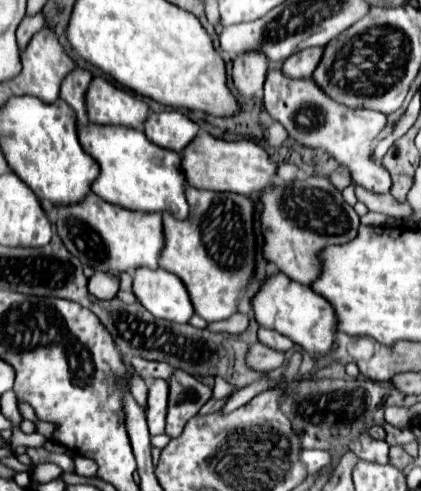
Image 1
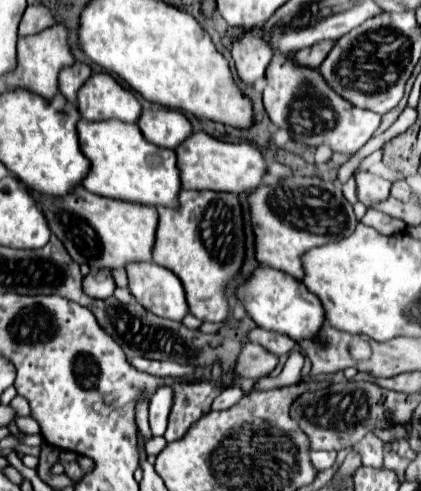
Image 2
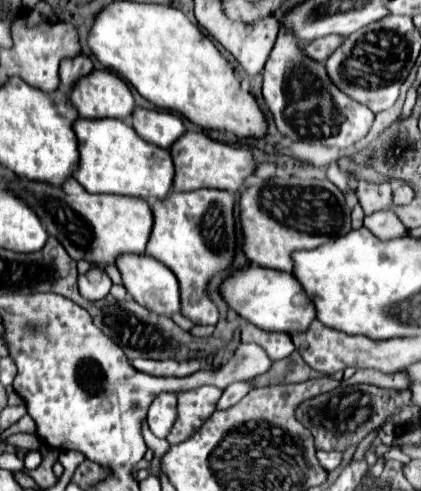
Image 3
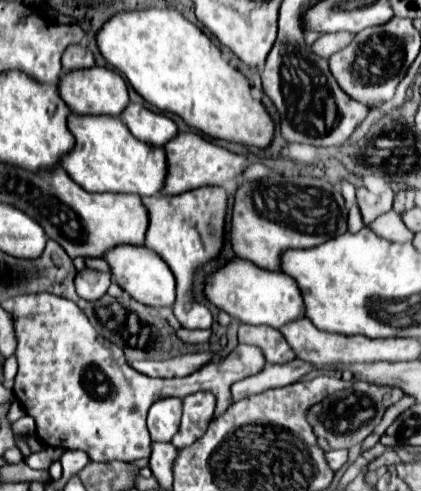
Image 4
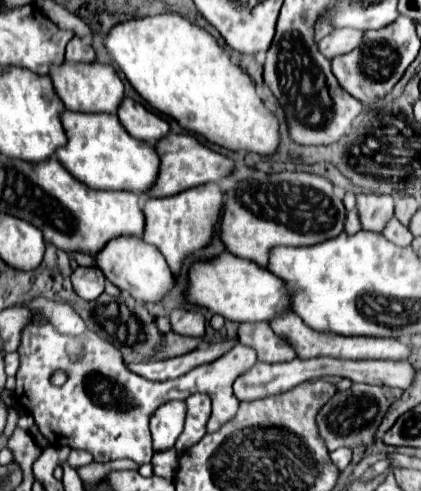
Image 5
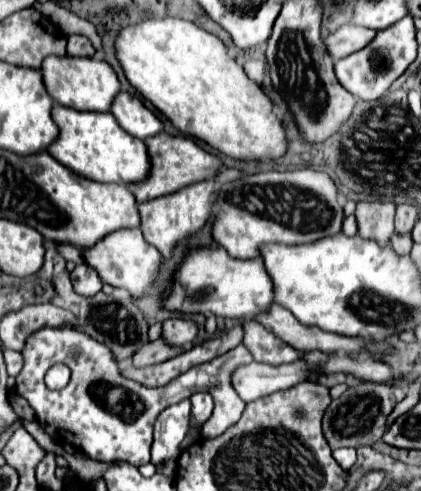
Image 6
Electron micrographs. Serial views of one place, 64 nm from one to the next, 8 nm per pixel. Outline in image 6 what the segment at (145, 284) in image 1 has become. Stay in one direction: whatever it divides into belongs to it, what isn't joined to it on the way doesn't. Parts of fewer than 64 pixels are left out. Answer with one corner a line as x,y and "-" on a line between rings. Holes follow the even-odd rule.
124,228
124,232
112,232
112,236
106,236
96,244
96,248
90,248
88,252
82,252
84,262
98,272
102,282
114,286
114,288
124,288
132,296
142,296
148,286
154,284
158,266
160,266
160,252
148,244
142,238
142,232
138,228

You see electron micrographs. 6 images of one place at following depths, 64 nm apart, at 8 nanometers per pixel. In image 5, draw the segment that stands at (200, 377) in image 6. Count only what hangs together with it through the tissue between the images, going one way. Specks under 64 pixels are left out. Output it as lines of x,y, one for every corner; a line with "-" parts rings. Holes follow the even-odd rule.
46,298
32,300
28,306
36,316
22,332
22,344
18,348
20,370
16,374
14,396
52,446
86,450
96,462
130,458
136,464
148,464
154,454
148,422
160,404
186,400
194,392
206,392
212,398
206,432
218,432
224,422
236,416
240,400
232,392
232,382
256,364
256,352
252,348
238,342
218,360
196,366
176,380
150,382
132,374
124,366
120,350
100,340
94,332
88,332
84,320
70,306
-
58,368
68,374
64,386
50,384
50,376

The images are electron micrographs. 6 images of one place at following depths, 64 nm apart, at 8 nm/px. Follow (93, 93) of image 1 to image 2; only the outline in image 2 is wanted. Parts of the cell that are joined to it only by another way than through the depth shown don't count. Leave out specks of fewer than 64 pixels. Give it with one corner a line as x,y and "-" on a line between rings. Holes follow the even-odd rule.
98,72
88,78
88,84
84,84
80,94
76,94
76,106
82,118
90,122
116,118
136,124
142,112
134,92
118,84
118,80
106,72

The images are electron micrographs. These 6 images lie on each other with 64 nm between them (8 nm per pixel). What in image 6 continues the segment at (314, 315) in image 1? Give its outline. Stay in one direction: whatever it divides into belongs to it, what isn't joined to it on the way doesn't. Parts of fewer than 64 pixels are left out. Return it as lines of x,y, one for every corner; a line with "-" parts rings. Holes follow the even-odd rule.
200,246
188,250
178,266
170,288
164,292
160,306
182,314
214,314
222,318
254,318
270,308
274,298
272,280
266,274
262,258
236,260
222,246

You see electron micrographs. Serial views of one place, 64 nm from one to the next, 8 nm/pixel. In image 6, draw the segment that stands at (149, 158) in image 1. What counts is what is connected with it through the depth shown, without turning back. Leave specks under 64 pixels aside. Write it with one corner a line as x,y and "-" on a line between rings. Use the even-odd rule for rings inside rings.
56,104
52,120
58,126
58,140
48,146
48,152
72,172
96,182
116,184
134,184
148,176
150,160
146,144
124,132
110,112
72,112
72,108

